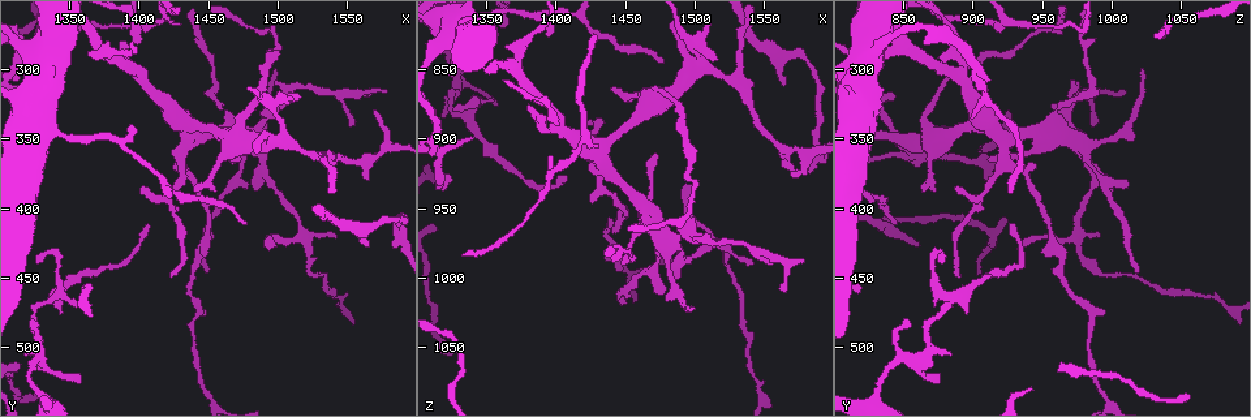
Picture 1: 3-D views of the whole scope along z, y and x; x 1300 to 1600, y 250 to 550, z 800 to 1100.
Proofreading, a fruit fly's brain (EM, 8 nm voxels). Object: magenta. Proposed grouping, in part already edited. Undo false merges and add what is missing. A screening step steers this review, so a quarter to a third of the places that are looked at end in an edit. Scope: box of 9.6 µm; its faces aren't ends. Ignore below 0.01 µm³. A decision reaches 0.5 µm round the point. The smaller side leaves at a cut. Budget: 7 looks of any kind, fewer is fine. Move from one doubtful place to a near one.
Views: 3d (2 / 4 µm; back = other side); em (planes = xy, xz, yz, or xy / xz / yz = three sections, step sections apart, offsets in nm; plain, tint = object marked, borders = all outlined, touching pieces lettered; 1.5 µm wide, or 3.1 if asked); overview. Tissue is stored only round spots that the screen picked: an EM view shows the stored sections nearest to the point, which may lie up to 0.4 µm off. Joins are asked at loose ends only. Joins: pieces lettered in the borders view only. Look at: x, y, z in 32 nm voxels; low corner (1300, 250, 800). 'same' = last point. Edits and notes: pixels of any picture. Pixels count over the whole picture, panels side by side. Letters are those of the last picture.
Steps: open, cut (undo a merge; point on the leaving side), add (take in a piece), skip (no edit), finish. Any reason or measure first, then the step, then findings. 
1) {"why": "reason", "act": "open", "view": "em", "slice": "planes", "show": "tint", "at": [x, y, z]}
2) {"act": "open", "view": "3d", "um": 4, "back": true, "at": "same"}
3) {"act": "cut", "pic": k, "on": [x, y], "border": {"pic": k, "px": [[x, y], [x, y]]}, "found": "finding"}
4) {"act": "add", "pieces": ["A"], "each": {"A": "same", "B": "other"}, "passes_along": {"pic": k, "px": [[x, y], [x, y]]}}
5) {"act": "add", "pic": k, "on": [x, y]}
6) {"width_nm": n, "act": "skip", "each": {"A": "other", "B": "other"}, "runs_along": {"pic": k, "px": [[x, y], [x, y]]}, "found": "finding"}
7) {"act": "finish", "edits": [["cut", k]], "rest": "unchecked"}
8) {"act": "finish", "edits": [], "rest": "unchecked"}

{"why": "branch stops here", "act": "open", "view": "em", "slice": "xz", "step": 4, "show": "borders", "at": [1326, 534, 1054]}

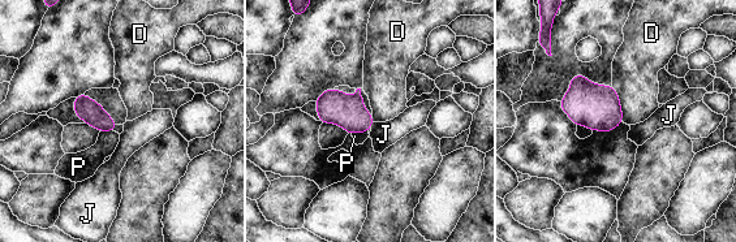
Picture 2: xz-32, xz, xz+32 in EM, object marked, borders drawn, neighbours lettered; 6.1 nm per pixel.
{"width_nm": 140, "act": "skip", "each": {"D": "other", "J": "other", "P": "other"}, "border": {"pic": 2, "px": [[374, 122], [370, 126]]}, "found": "no lettered piece goes on from it"}

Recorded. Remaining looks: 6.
{"act": "open", "view": "em", "slice": "yz", "step": 8, "show": "borders", "at": [1552, 342, 986]}

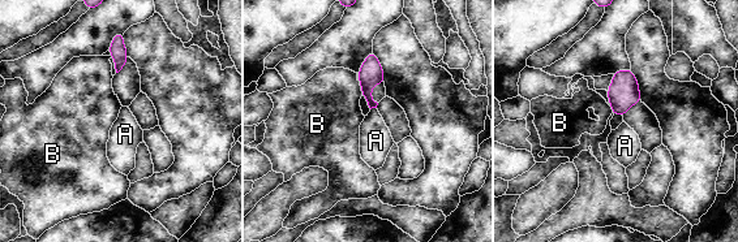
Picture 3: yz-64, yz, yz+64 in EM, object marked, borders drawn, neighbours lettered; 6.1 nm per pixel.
{"why": "another direction", "act": "open", "view": "em", "slice": "planes", "show": "borders", "at": "same"}

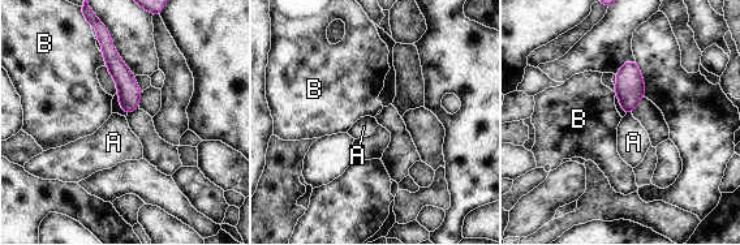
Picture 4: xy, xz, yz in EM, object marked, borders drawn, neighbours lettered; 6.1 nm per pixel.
{"act": "skip", "each": {"A": "other", "B": "other"}, "runs_along": {"pic": 4, "px": [[106, 44], [125, 80], [128, 110]]}, "found": "no lettered piece goes on from it"}

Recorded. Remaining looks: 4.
{"why": "free end", "act": "open", "view": "em", "slice": "planes", "show": "borders", "at": [1458, 328, 962]}

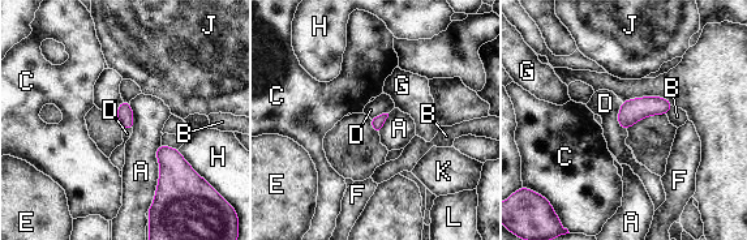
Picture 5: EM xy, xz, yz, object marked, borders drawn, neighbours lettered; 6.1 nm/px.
{"act": "skip", "each": {"A": "other", "B": "other", "C": "other", "D": "other", "E": "other", "F": "other", "G": "other", "H": "other", "J": "other", "K": "other", "L": "other"}, "border": {"pic": 5, "px": [[622, 102], [618, 124], [626, 129]]}, "found": "no lettered piece goes on from it"}

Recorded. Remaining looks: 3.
{"act": "finish", "edits": [], "rest": "unchecked"}

